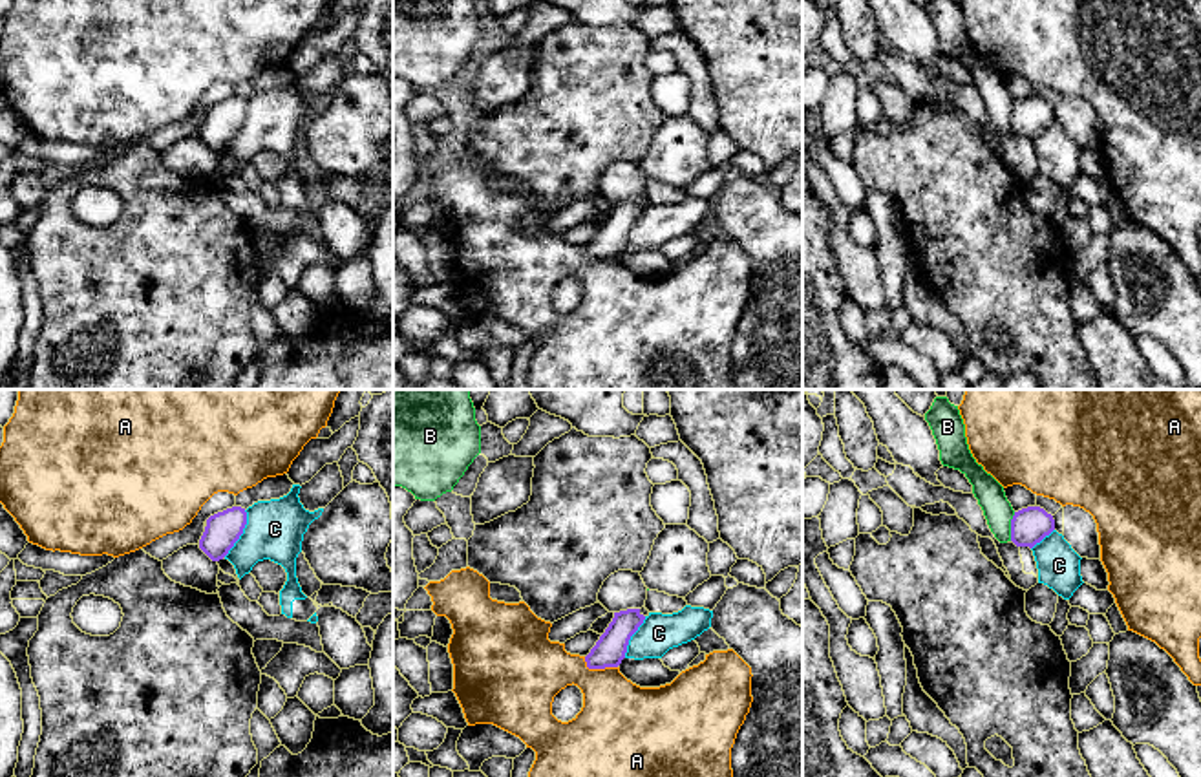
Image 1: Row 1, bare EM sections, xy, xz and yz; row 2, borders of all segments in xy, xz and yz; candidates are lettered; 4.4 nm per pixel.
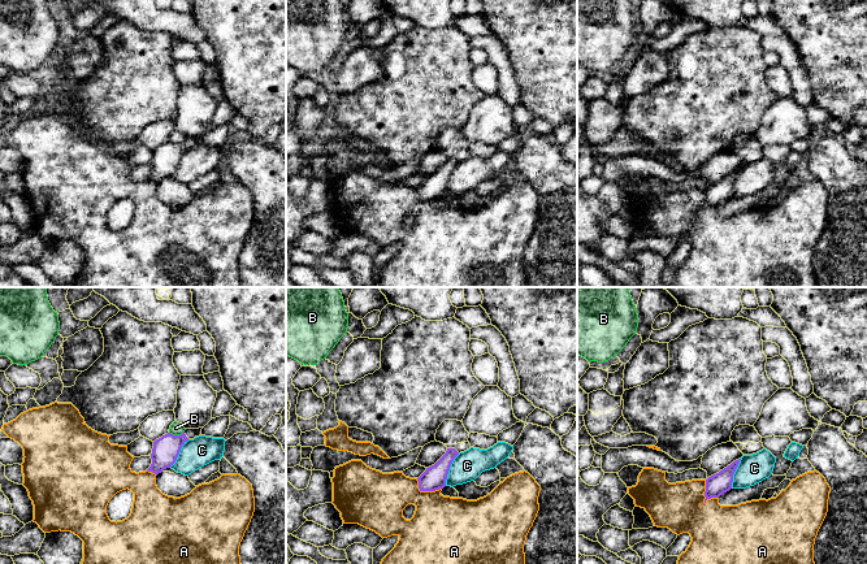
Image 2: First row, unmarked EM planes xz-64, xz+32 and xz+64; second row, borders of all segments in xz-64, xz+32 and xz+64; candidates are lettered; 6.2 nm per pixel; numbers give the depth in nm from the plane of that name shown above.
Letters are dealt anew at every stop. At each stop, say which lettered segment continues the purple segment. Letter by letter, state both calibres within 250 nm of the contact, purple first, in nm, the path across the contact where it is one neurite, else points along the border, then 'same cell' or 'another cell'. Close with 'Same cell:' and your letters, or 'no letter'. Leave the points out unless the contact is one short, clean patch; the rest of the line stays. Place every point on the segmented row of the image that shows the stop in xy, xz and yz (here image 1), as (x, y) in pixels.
A: 140 nm thick on the purple side, 340 nm on the other; another cell
B: 160 nm thick on the purple side, 130 nm on the other; border along yz (1015, 512), (1009, 540); another cell
C: 160 nm thick on the purple side, 260 nm on the other; another cell
Same cell: no letter

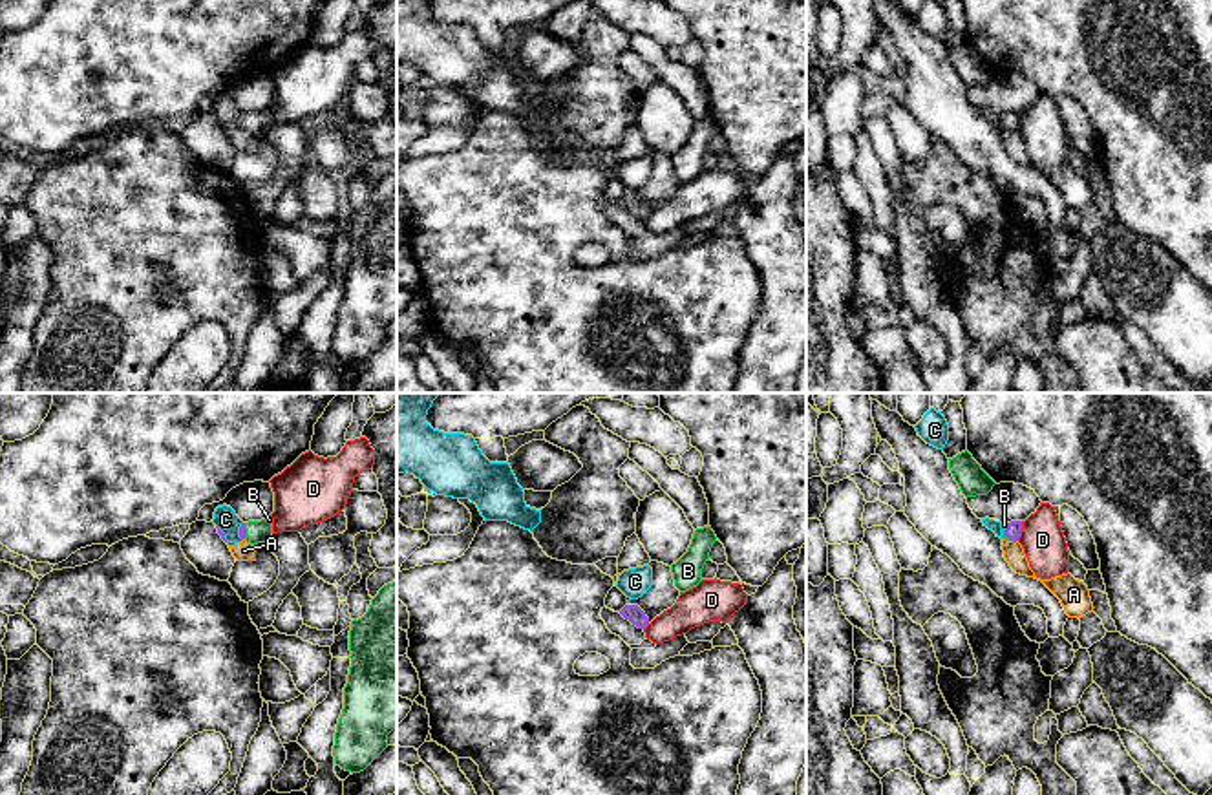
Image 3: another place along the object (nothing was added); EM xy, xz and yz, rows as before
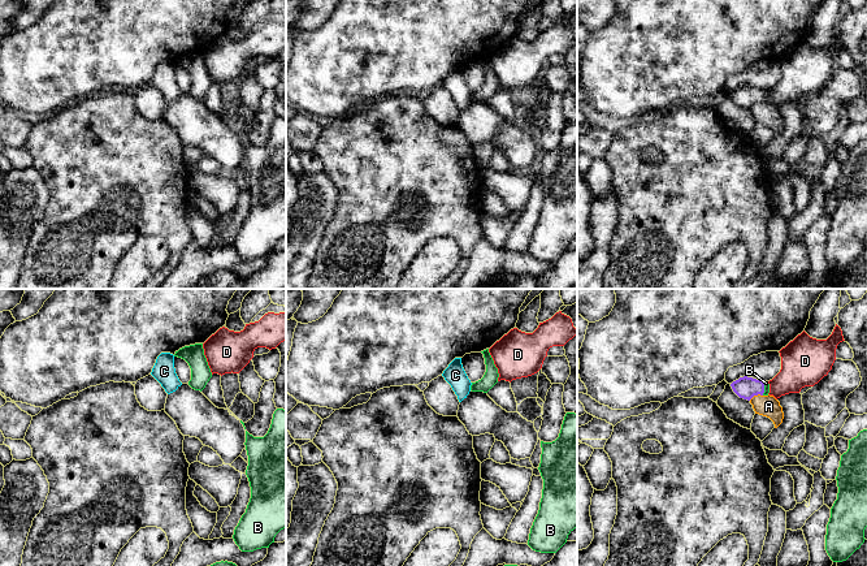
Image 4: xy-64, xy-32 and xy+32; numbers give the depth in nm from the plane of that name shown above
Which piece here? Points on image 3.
A: 70 nm thick on the purple side, 90 nm on the other; border along yz (1010, 540), (1017, 541); another cell
B: 70 nm thick on the purple side, 30 nm on the other; runs through yz (1013, 529), (1004, 532), (1004, 525); same cell
C: 30 nm thick on the purple side, 100 nm on the other; border along xy (242, 521), (242, 540); another cell
D: 70 nm thick on the purple side, 190 nm on the other; another cell
Same cell: B

